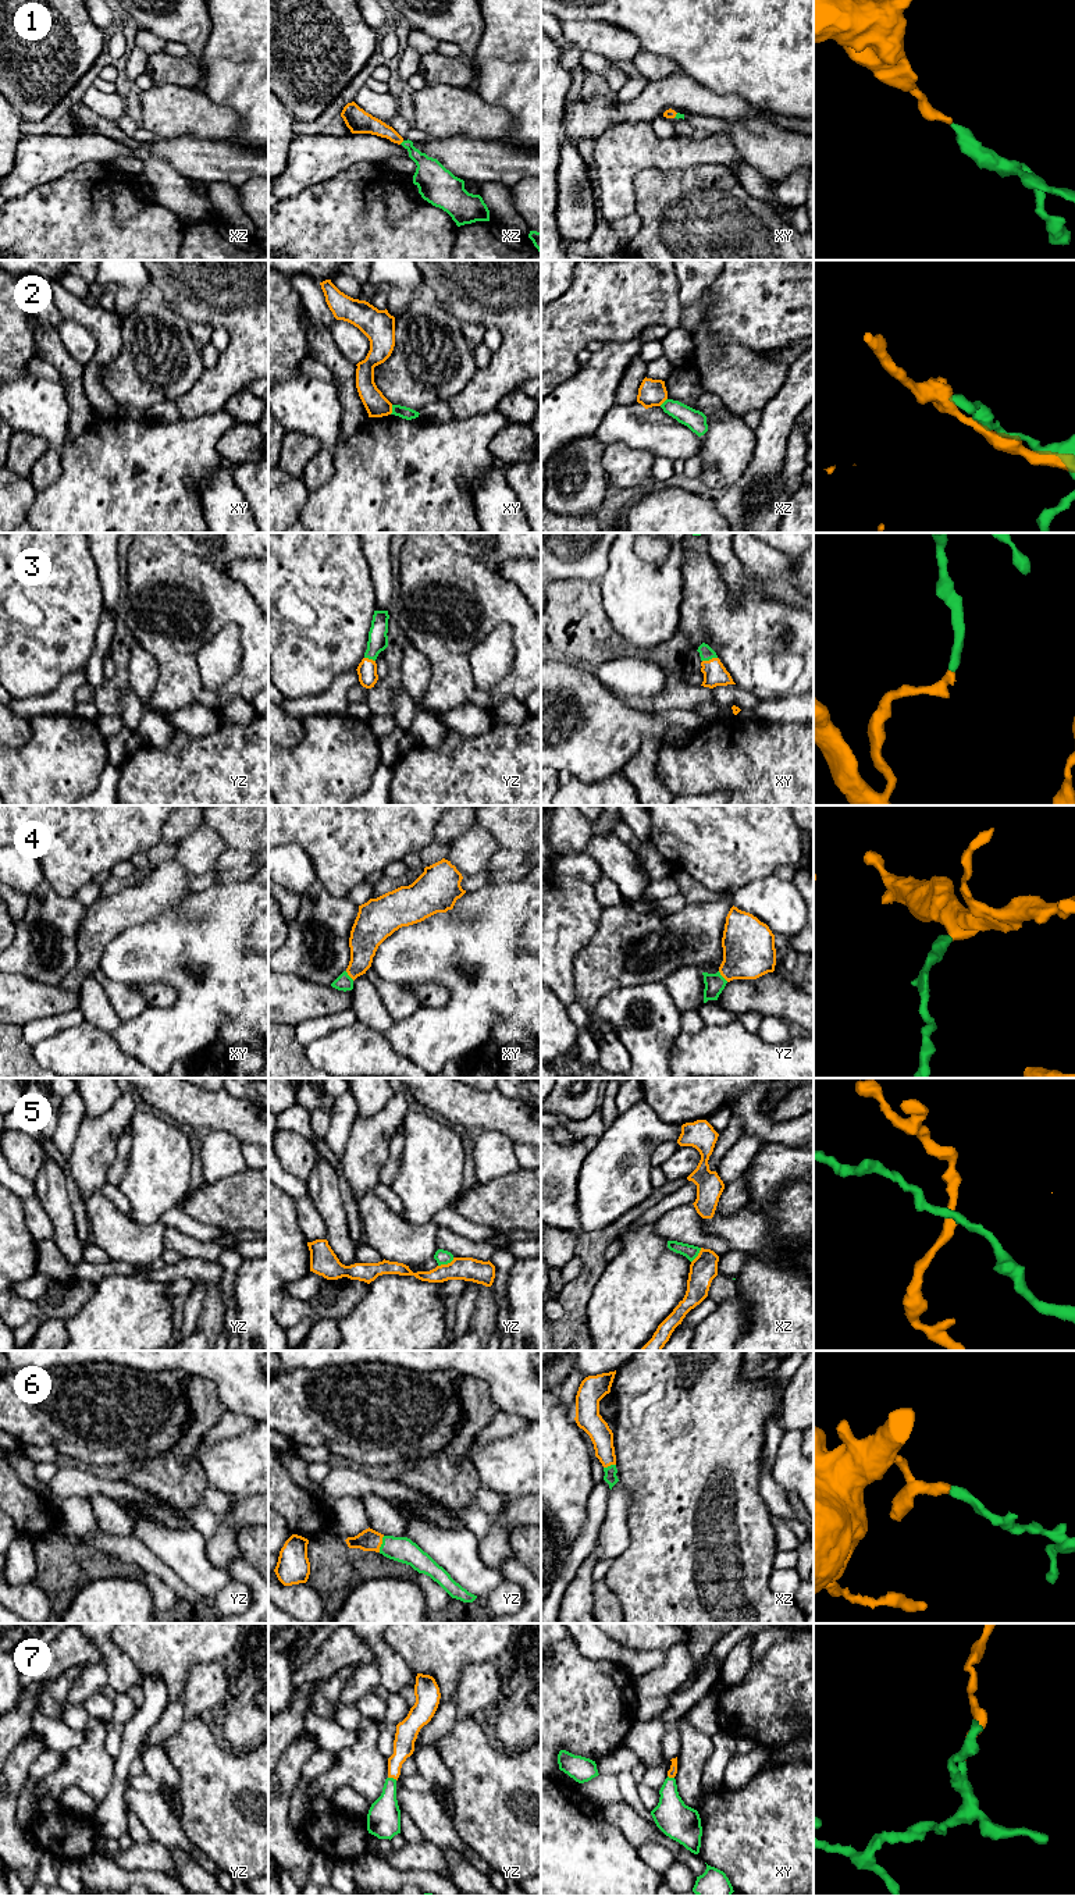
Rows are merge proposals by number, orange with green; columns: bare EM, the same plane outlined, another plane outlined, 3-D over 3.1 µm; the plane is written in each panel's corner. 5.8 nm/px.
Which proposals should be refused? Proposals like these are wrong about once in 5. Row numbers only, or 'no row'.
2, 5

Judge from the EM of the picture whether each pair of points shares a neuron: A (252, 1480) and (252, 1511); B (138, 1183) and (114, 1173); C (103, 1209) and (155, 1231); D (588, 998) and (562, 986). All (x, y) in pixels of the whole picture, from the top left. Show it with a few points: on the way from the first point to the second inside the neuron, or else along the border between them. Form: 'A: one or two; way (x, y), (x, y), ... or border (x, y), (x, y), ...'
A: two; border (253, 1496), (238, 1500)
B: two; border (131, 1145), (125, 1174), (117, 1187)
C: one; way (116, 1222), (127, 1233), (142, 1233)
D: two; border (575, 959), (576, 1000)

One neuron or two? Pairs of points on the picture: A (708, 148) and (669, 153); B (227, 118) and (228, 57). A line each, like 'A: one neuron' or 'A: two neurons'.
A: one neuron
B: two neurons

